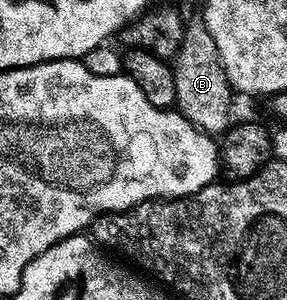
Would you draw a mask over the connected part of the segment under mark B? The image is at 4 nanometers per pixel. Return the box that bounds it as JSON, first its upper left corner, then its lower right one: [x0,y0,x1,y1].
[171,19,234,138]

